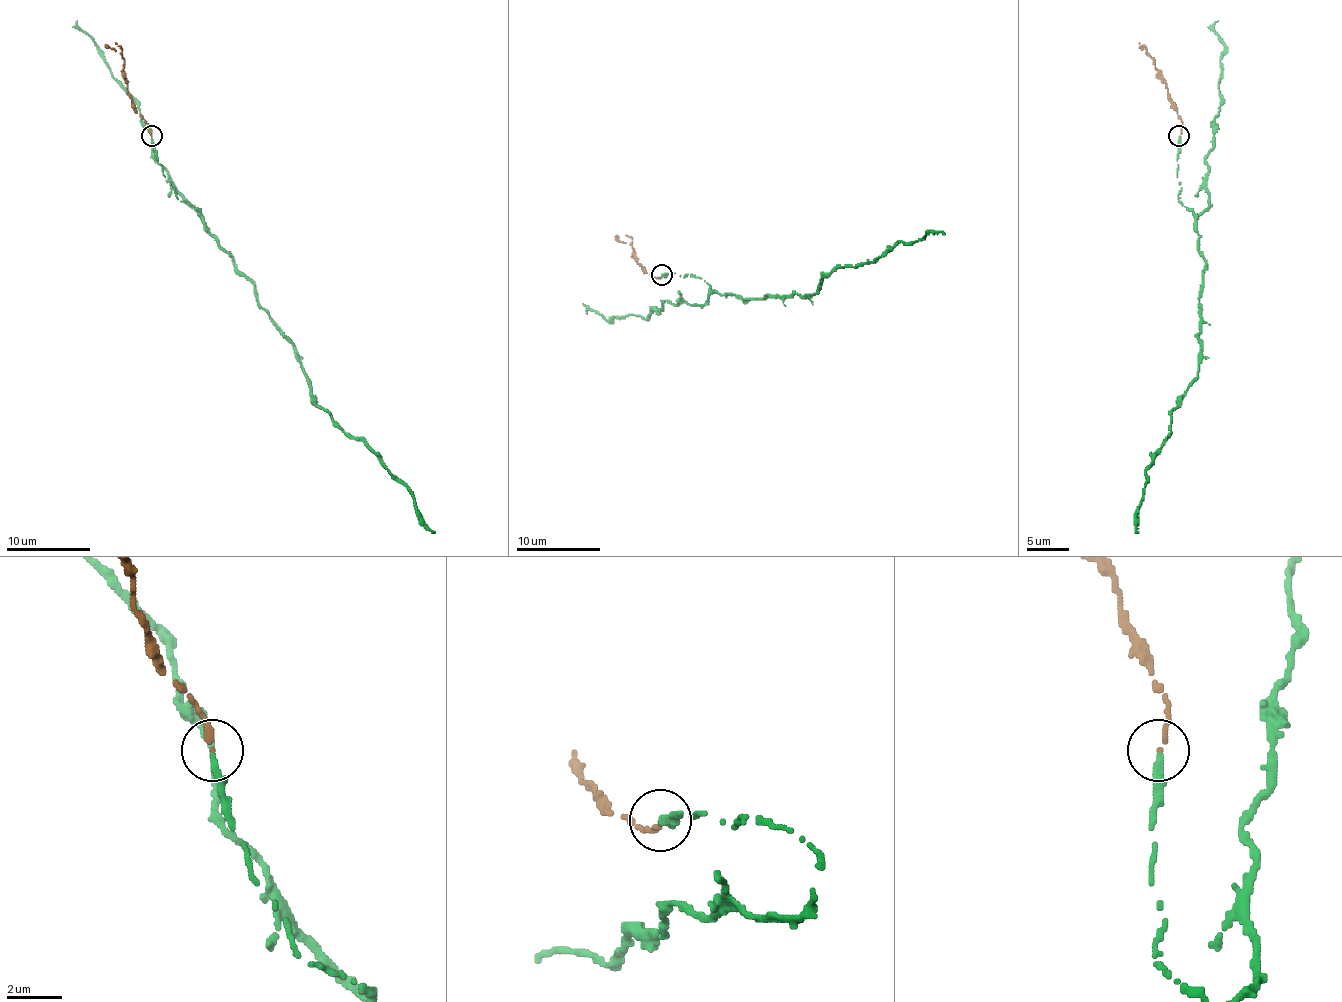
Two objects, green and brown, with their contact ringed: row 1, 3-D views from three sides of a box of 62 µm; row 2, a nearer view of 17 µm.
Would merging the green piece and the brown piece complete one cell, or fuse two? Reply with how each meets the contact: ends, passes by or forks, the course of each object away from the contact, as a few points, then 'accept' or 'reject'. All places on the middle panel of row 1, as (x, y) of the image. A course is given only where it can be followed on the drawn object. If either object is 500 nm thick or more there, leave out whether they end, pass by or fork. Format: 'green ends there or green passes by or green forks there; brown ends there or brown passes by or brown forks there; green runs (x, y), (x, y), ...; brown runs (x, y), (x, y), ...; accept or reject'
green ends there; brown ends there; green runs (662, 274), (702, 279), (744, 302), (811, 295), (830, 272), (869, 264), (899, 241), (945, 235); brown runs (662, 274), (655, 279), (637, 264), (630, 243), (622, 243), (616, 235); accept

